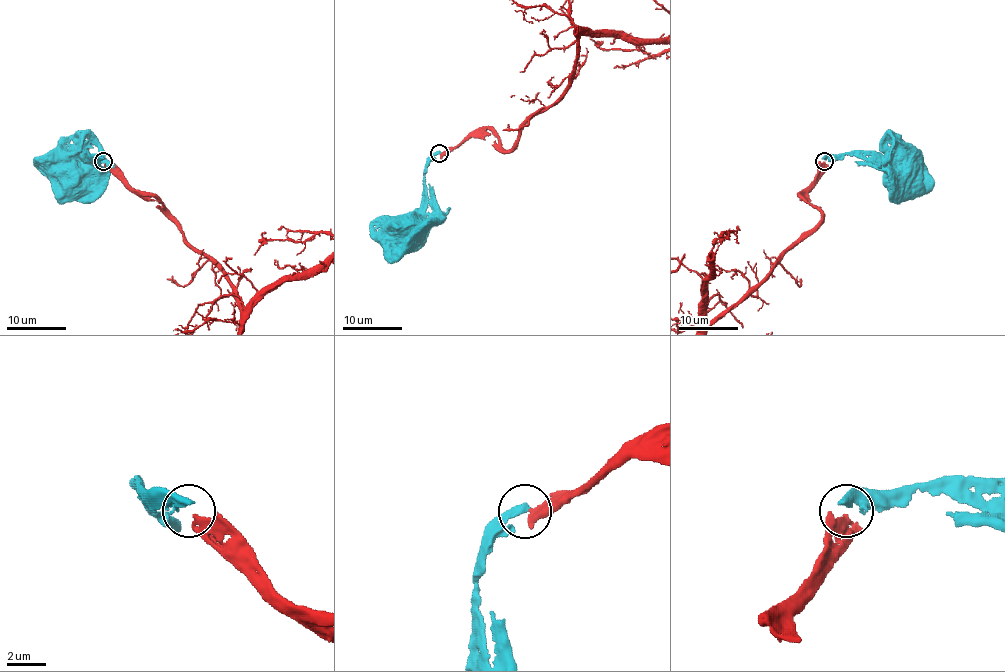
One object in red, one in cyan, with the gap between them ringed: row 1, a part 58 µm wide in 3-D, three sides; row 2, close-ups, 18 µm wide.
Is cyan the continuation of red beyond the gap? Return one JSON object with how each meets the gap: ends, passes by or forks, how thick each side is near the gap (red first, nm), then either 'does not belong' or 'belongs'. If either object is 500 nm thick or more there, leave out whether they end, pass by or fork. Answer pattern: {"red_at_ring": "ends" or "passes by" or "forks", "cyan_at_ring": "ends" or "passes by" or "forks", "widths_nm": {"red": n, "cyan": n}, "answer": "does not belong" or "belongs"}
{"red_at_ring": "ends", "cyan_at_ring": "ends", "widths_nm": {"red": 320, "cyan": 460}, "answer": "belongs"}

